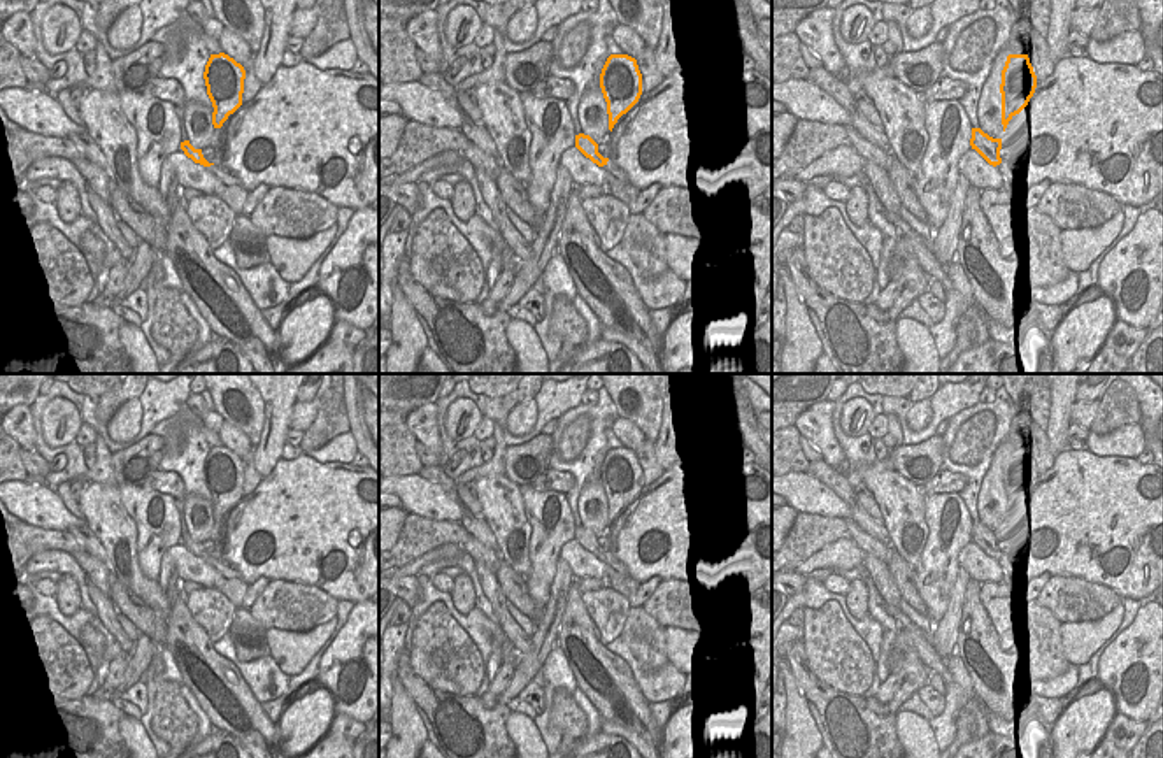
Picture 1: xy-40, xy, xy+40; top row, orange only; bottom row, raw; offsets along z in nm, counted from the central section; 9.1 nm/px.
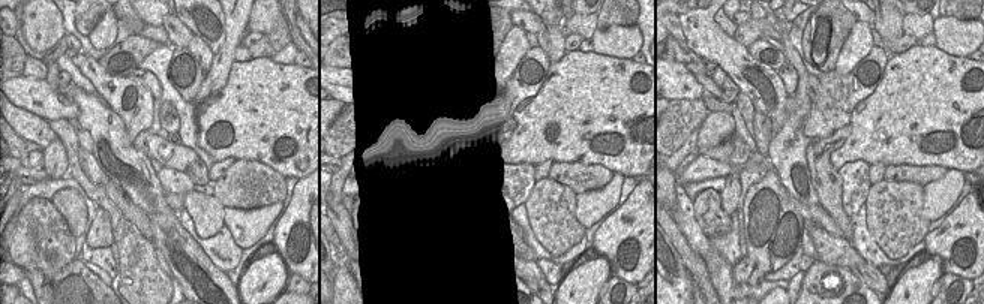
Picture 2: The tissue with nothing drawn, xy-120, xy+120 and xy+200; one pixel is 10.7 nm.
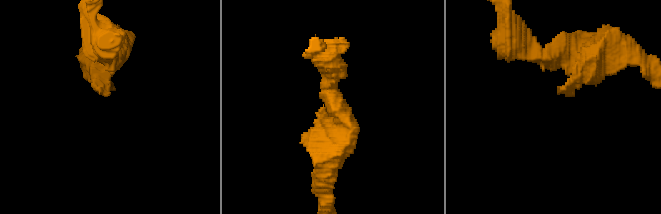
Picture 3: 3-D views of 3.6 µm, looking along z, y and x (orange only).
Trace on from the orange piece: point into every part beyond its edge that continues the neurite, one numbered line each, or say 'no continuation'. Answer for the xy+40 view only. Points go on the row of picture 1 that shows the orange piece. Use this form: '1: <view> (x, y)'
no continuation.

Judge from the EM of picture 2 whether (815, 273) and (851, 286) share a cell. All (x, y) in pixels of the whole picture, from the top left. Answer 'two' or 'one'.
one

